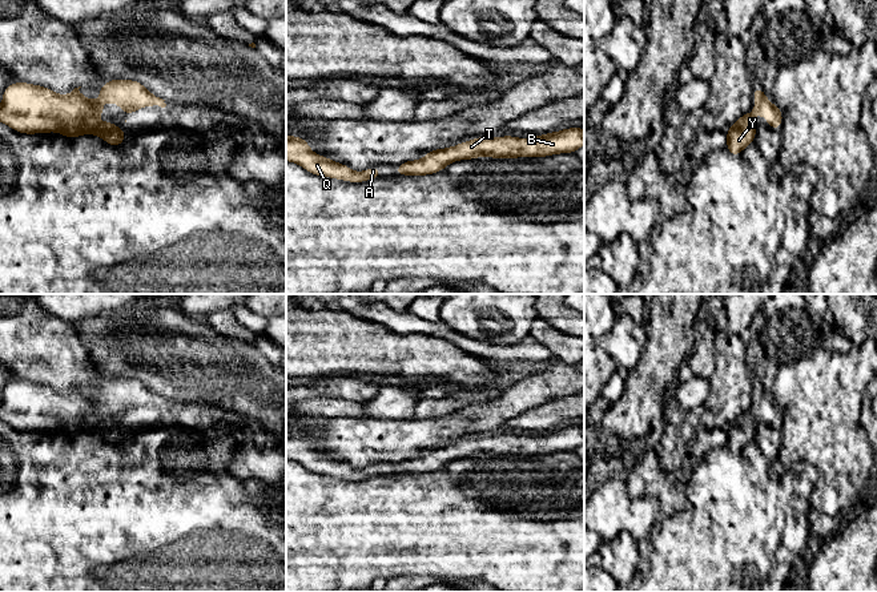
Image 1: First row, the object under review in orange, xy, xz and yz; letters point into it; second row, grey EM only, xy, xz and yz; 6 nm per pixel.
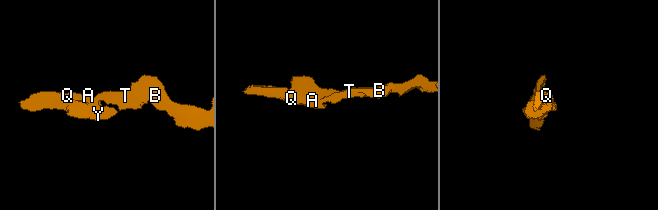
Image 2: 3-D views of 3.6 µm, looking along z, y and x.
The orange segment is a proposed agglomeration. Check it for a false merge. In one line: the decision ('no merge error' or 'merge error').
no merge error

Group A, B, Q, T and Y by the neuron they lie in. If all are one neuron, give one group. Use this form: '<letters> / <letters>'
A B Q T Y

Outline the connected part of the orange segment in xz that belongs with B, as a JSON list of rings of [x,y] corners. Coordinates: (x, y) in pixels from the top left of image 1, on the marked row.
[[[567,128],[538,137],[499,138],[482,136],[446,149],[429,150],[422,160],[407,160],[395,168],[395,176],[429,176],[442,172],[448,164],[460,160],[478,160],[490,156],[494,160],[520,157],[548,157],[551,154],[575,153],[584,145],[584,129]]]

